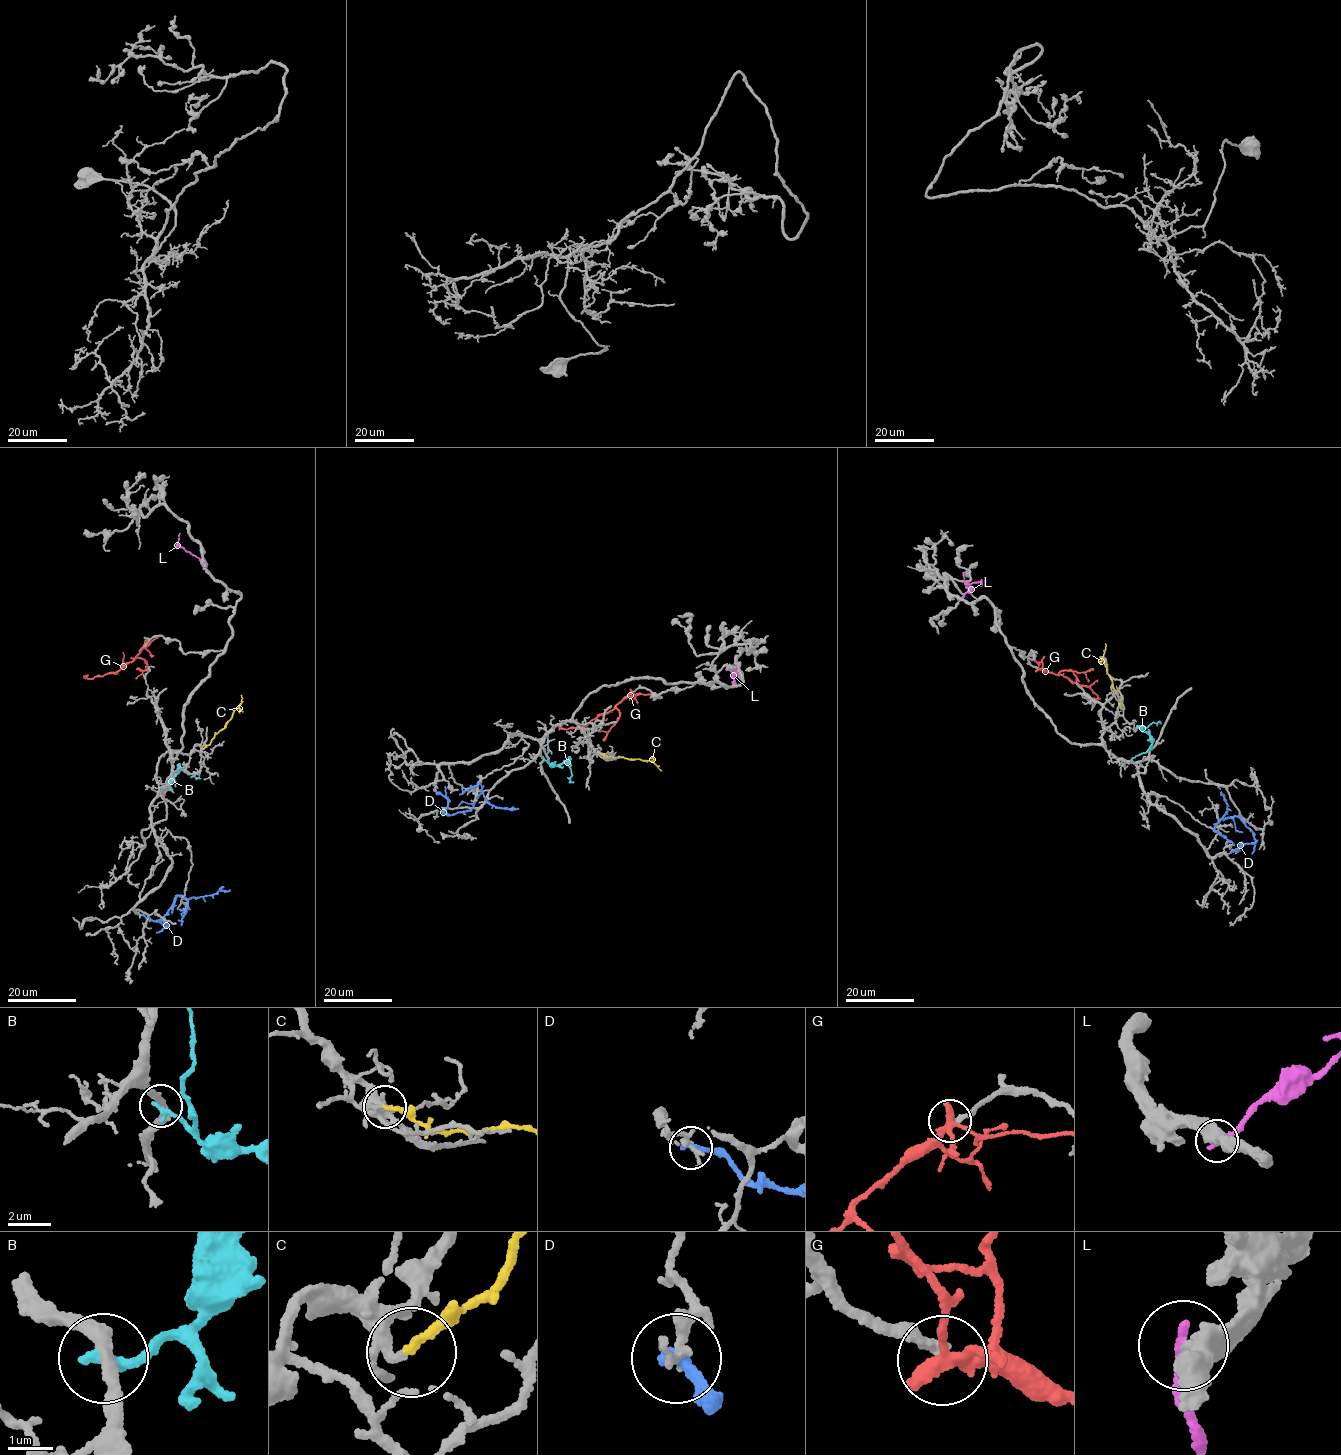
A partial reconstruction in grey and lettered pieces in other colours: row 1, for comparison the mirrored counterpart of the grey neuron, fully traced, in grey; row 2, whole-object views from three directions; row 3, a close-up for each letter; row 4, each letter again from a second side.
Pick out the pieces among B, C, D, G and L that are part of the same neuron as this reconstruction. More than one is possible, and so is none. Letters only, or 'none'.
C

